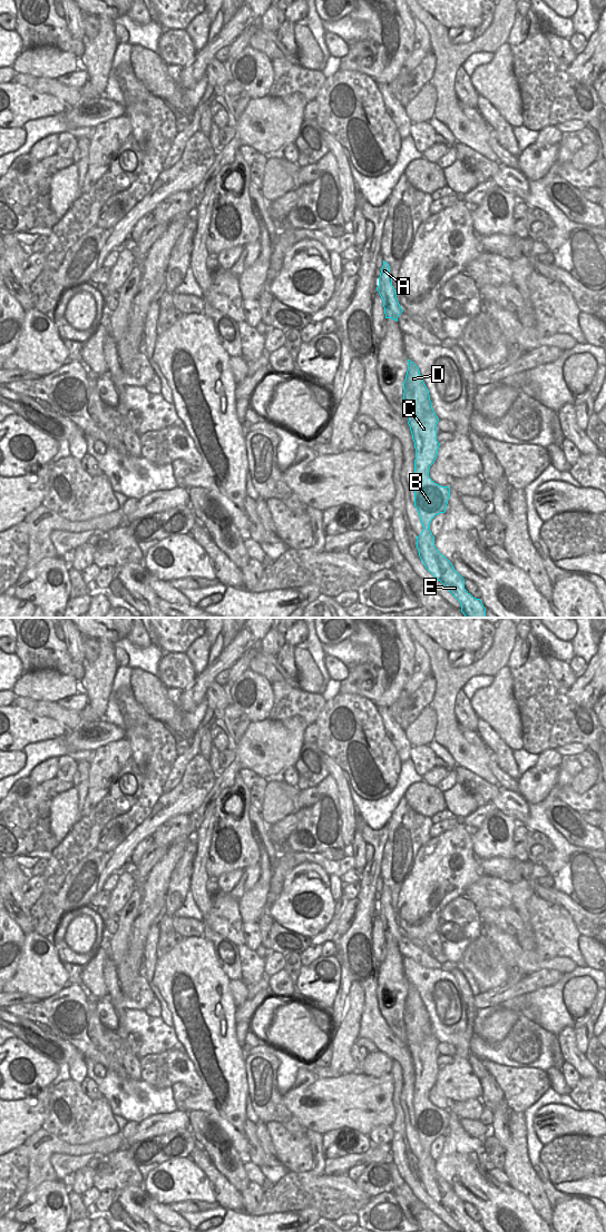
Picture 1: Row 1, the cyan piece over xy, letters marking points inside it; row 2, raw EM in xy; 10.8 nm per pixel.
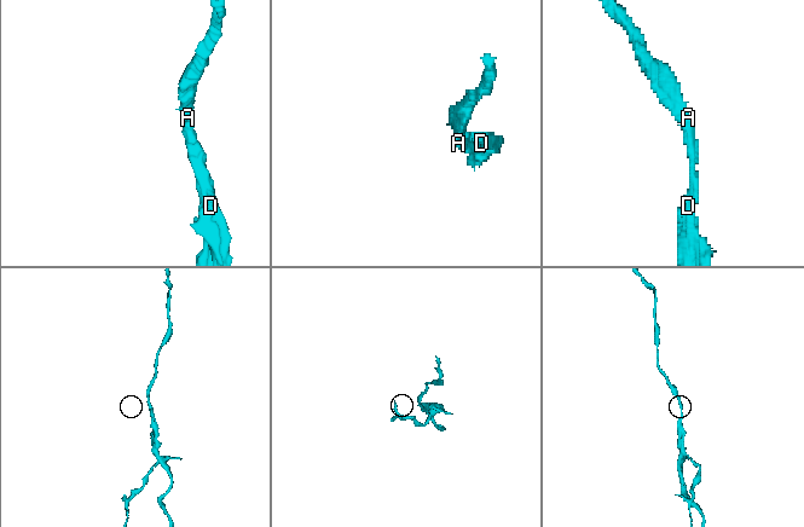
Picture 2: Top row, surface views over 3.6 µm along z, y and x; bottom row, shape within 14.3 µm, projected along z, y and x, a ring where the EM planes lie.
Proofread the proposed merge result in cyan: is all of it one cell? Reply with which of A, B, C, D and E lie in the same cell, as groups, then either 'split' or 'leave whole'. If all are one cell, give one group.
groups A / B C D E; split

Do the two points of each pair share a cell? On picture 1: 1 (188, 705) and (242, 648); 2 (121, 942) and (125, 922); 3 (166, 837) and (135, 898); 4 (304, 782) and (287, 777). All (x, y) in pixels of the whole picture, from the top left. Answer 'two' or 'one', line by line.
1: one
2: one
3: two
4: two

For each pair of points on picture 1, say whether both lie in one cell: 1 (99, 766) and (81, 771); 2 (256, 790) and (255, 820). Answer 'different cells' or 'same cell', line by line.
1: different cells
2: different cells

